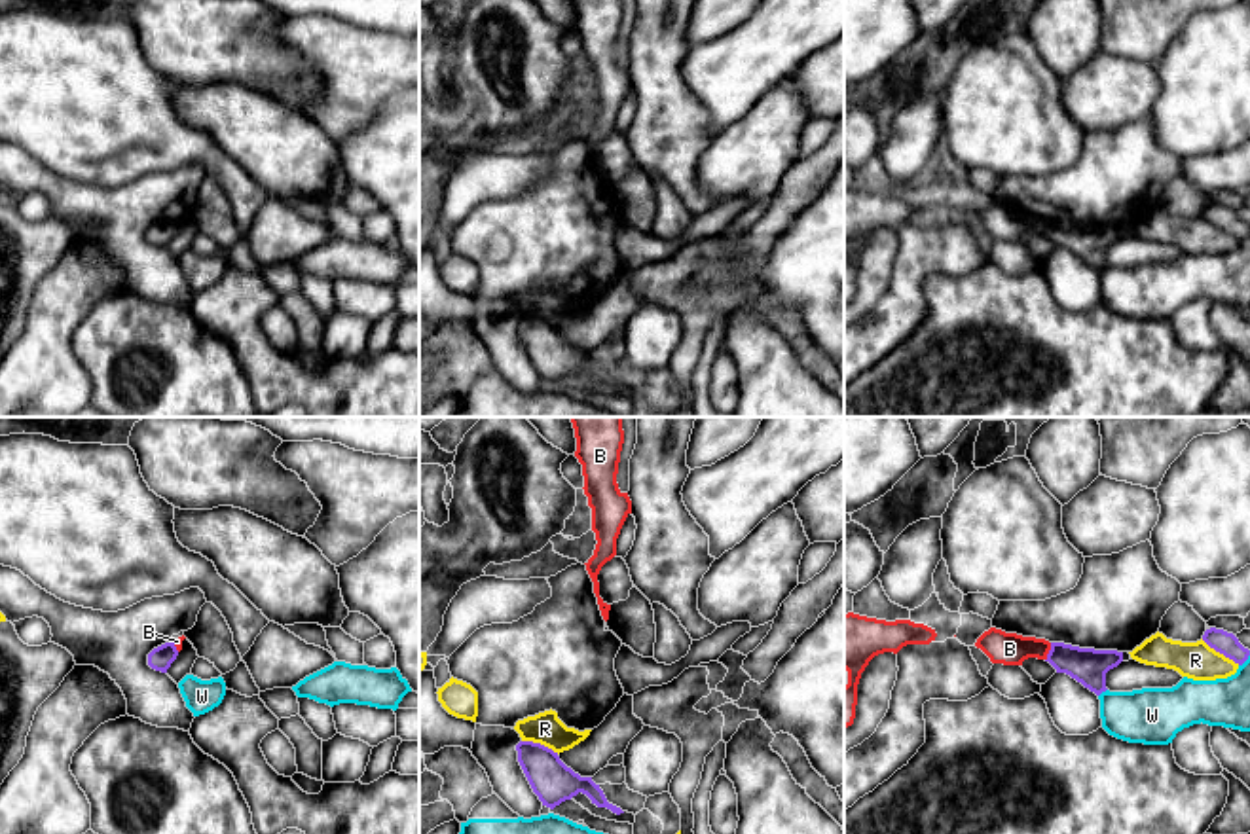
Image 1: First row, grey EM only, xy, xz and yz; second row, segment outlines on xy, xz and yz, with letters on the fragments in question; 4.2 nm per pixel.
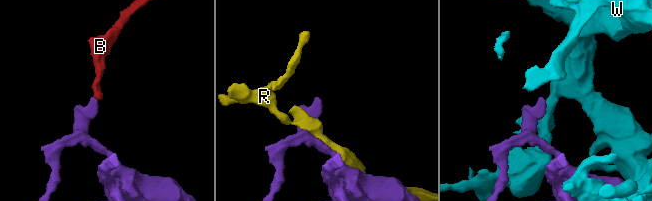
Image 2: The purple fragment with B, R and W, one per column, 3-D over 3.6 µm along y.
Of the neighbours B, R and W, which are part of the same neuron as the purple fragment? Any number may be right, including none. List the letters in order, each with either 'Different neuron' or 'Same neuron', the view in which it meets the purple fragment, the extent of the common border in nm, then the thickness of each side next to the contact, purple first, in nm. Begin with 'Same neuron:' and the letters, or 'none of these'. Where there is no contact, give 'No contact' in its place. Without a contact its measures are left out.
Same neuron: none of these
B: Different neuron. Touches purple in yz. Shared border 80 nm. Thickness 160 nm (purple) against 140 nm
R: Different neuron. Touches purple in yz. Shared border 200 nm. Thickness 100 nm (purple) against 160 nm
W: Different neuron. Touches purple in yz. Shared border 50 nm. Thickness 160 nm (purple) against 240 nm

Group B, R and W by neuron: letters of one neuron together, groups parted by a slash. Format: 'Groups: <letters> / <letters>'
Groups: B / R / W

